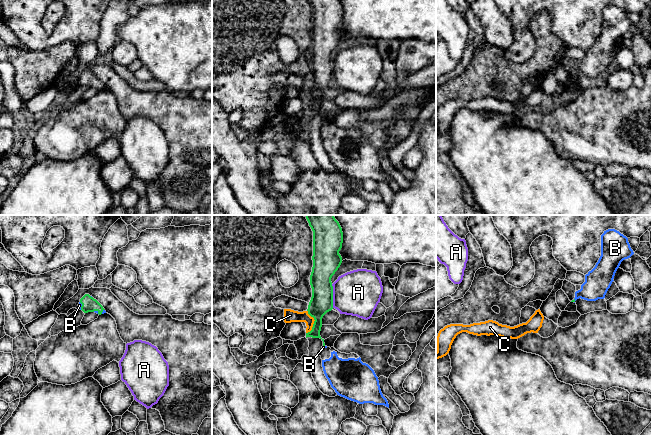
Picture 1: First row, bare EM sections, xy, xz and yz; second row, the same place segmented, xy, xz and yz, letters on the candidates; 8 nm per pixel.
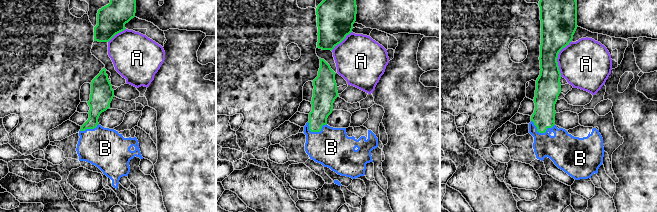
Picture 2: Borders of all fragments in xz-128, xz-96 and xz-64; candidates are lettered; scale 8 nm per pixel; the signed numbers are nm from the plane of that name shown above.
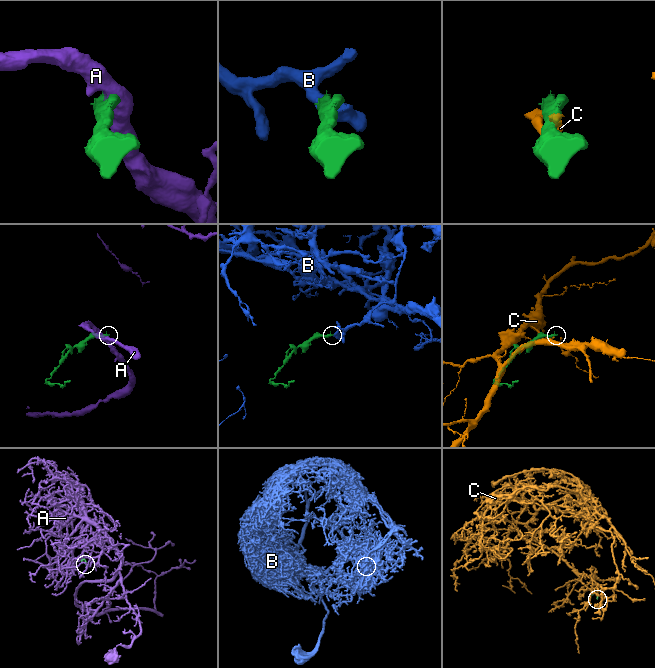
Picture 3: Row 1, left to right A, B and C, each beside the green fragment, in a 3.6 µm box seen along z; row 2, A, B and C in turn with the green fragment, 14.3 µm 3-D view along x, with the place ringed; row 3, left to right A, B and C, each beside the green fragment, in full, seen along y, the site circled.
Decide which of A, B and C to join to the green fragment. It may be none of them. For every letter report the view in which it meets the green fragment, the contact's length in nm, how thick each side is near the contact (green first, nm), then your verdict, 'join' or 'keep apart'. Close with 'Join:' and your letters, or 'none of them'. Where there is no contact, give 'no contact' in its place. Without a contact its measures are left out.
A: xz | 190 nm | 190/360 nm | keep apart
B: xy | 70 nm | 120/30 nm | join
C: xz | 190 nm | 180/100 nm | keep apart
Join: B

